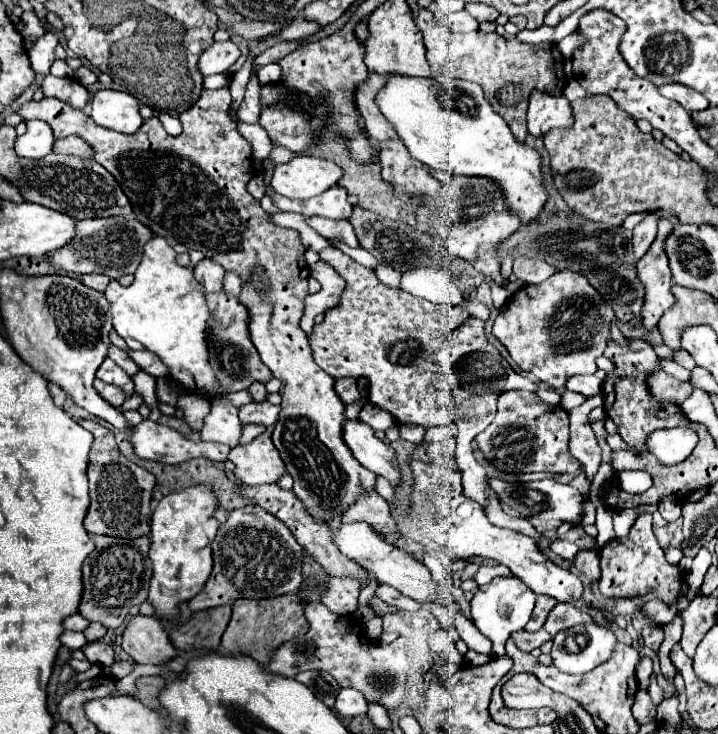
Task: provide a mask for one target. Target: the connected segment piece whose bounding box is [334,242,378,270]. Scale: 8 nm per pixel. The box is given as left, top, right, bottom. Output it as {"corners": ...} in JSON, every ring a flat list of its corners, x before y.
{"corners":[[334,242,334,246,336,248,340,248,346,256,350,256,352,260,356,260,356,262,360,262,360,264,364,264,366,268,370,268,370,270,376,270,376,266,378,266,378,262,364,250,364,248,350,248,350,246,346,246,346,244,342,244,342,242]]}

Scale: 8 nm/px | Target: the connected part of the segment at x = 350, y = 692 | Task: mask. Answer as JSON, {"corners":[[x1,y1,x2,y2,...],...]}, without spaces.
{"corners":[[342,688,336,696,336,710,342,716,358,716,368,712,368,702,360,690,354,688]]}

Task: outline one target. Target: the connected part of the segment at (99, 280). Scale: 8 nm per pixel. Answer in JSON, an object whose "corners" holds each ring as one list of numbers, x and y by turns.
{"corners":[[84,274,84,276,80,276,80,282,84,282,86,286,90,286,94,290,104,292,106,286,108,286,108,282,110,282,110,278,104,276,104,274]]}

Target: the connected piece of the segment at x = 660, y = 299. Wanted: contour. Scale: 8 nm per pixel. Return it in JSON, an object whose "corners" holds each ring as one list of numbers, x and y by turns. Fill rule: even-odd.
{"corners":[[658,220,658,234,652,242,648,254,640,258,636,270,638,280,644,286,644,306,640,310,642,326,646,330,656,328,662,314,672,306,674,298,670,294,672,288,672,274,668,270,668,258,664,254,664,238,672,230,672,224,668,220]]}

